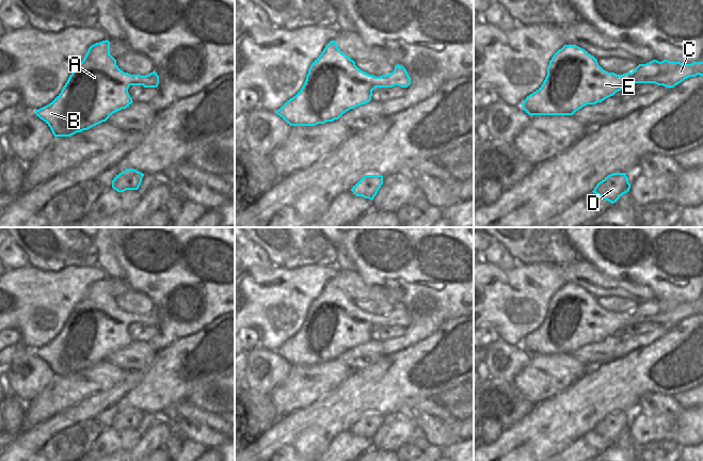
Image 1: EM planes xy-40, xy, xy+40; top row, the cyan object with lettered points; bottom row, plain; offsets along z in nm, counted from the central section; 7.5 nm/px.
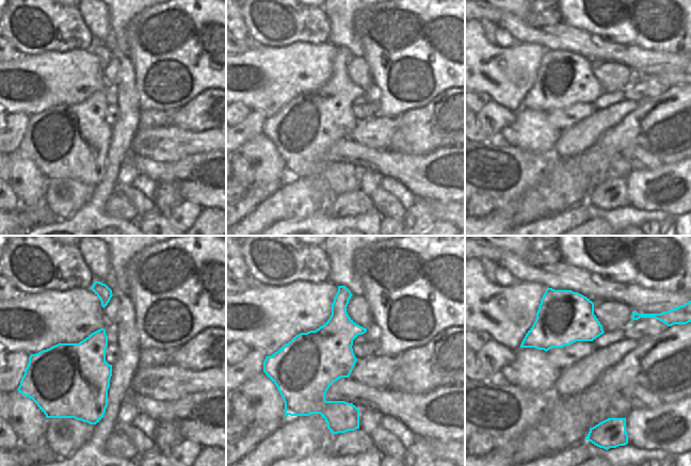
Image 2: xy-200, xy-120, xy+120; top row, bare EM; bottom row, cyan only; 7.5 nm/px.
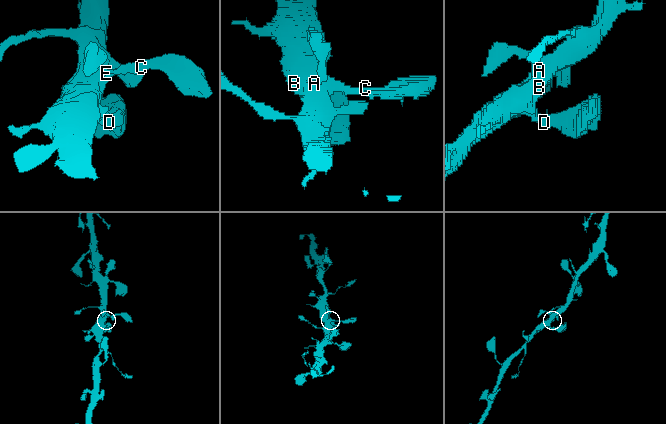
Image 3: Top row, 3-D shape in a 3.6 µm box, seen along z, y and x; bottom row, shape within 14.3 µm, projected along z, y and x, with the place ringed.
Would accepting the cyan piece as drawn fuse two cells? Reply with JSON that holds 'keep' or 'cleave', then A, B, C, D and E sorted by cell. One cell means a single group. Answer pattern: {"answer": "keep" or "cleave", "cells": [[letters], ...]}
{"answer": "keep", "cells": [["A", "B", "C", "D", "E"]]}

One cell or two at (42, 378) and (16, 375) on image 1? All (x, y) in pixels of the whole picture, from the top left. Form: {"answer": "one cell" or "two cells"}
{"answer": "one cell"}

